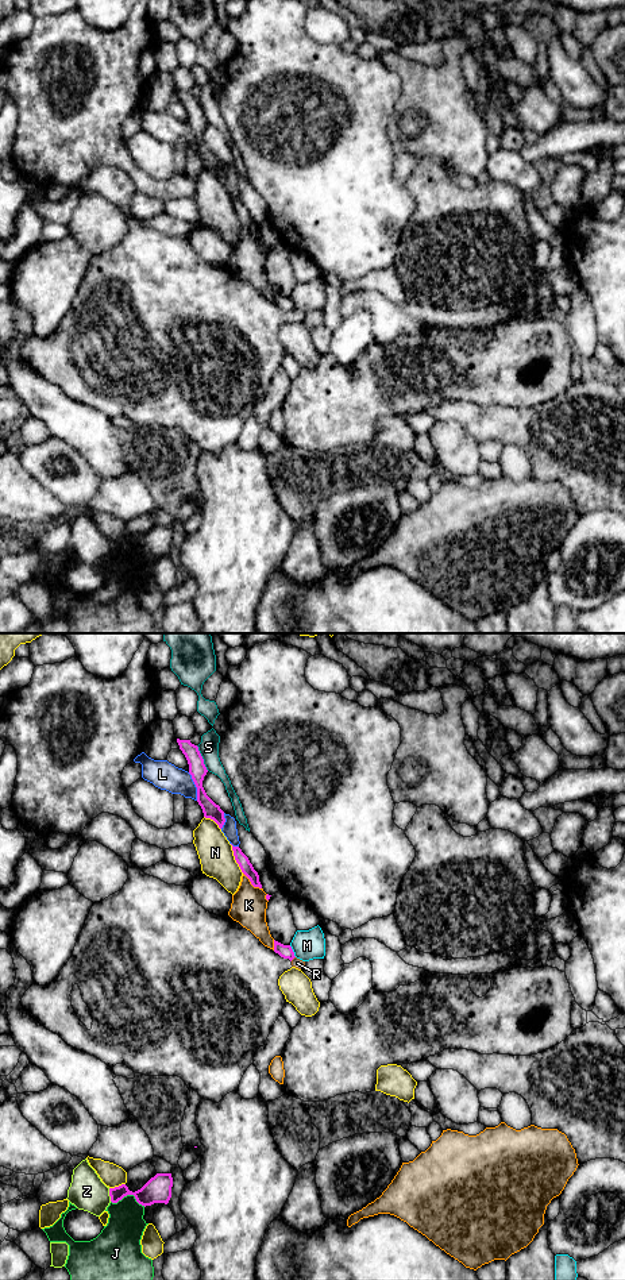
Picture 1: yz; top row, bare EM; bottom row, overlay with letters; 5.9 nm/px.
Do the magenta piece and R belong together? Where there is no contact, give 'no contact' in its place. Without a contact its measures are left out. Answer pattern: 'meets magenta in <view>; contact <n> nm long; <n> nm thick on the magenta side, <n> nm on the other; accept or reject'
meets magenta in yz; contact 40 nm long; 80 nm thick on the magenta side, 60 nm on the other; reject

